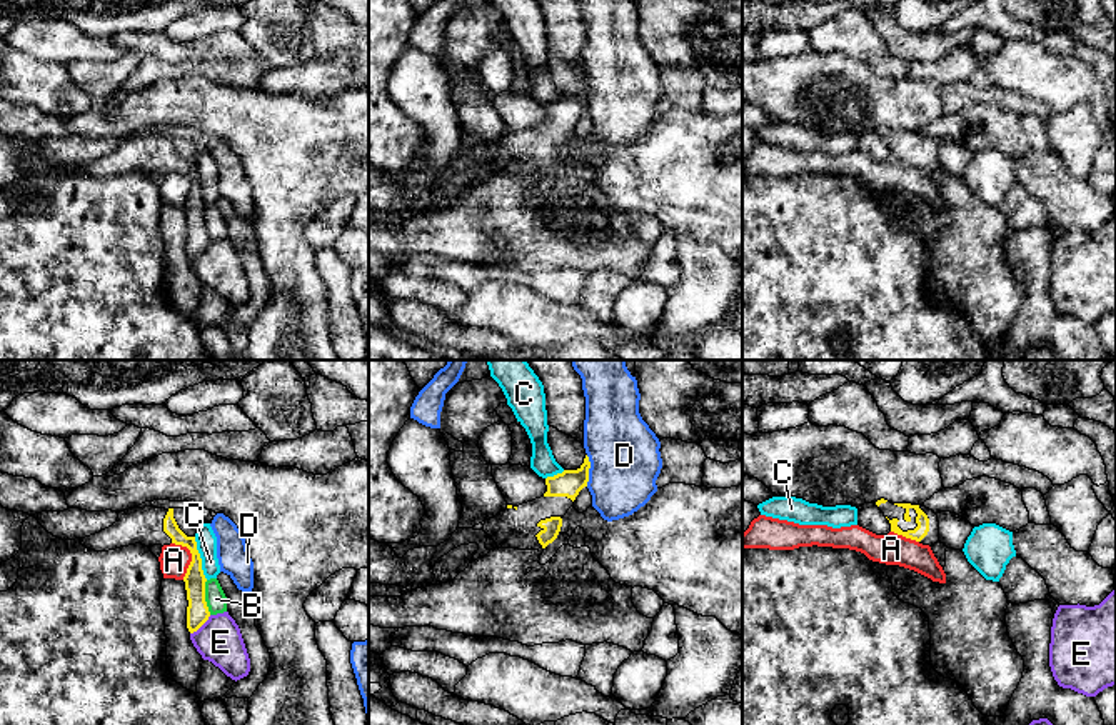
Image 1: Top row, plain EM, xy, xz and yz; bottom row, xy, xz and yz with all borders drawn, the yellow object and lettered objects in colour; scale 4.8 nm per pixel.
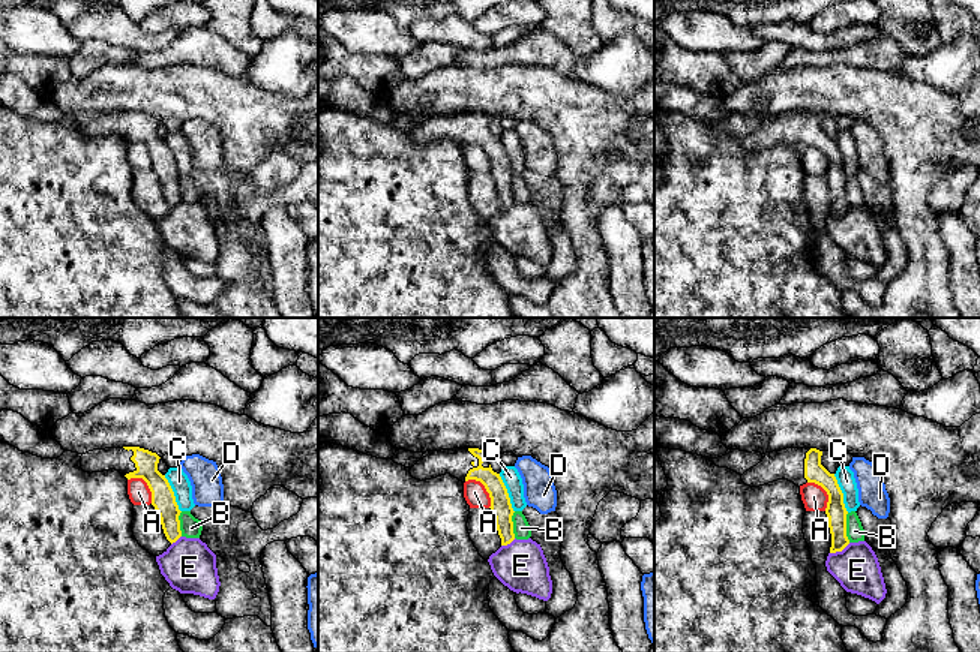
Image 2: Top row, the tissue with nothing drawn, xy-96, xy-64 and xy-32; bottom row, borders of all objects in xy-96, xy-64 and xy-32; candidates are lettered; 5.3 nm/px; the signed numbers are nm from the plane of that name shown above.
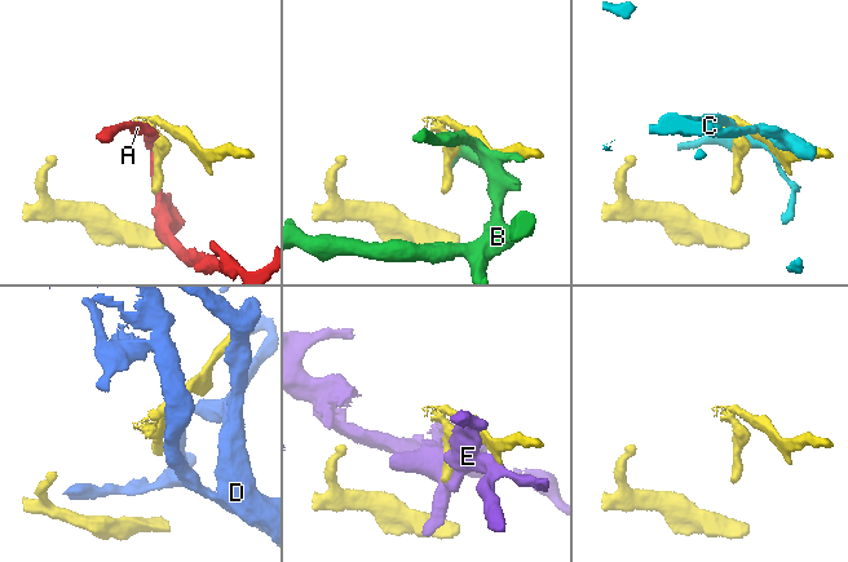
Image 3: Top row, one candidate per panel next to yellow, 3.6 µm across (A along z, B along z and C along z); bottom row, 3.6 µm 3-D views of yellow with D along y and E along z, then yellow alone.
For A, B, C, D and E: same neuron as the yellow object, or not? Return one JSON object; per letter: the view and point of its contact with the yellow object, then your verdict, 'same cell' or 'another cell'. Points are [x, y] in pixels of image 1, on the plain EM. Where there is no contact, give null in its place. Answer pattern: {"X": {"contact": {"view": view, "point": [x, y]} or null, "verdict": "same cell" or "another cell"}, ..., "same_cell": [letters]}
{"A": {"contact": {"view": "xy", "point": [192, 184]}, "verdict": "another cell"}, "B": {"contact": {"view": "xy", "point": [204, 224]}, "verdict": "another cell"}, "C": {"contact": {"view": "xy", "point": [201, 185]}, "verdict": "another cell"}, "D": {"contact": {"view": "xz", "point": [588, 97]}, "verdict": "another cell"}, "E": {"contact": {"view": "xy", "point": [201, 252]}, "verdict": "another cell"}, "same_cell": []}

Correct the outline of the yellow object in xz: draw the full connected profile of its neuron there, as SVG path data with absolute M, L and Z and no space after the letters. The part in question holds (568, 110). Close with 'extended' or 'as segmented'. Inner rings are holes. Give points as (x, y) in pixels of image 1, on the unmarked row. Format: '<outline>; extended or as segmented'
M586 82L577 97L564 97L545 105L547 118L519 133L485 147L484 158L497 175L539 177L552 170L562 153L562 143L574 132L579 118L587 113L591 88Z; extended

